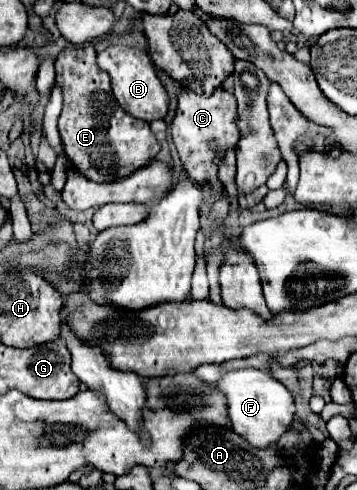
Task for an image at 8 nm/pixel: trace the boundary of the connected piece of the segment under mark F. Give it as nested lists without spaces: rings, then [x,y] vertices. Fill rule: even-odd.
[[[253,367],[223,371],[215,387],[225,395],[227,413],[233,423],[233,431],[243,435],[255,447],[273,445],[295,419],[295,405],[291,393],[267,371]]]

